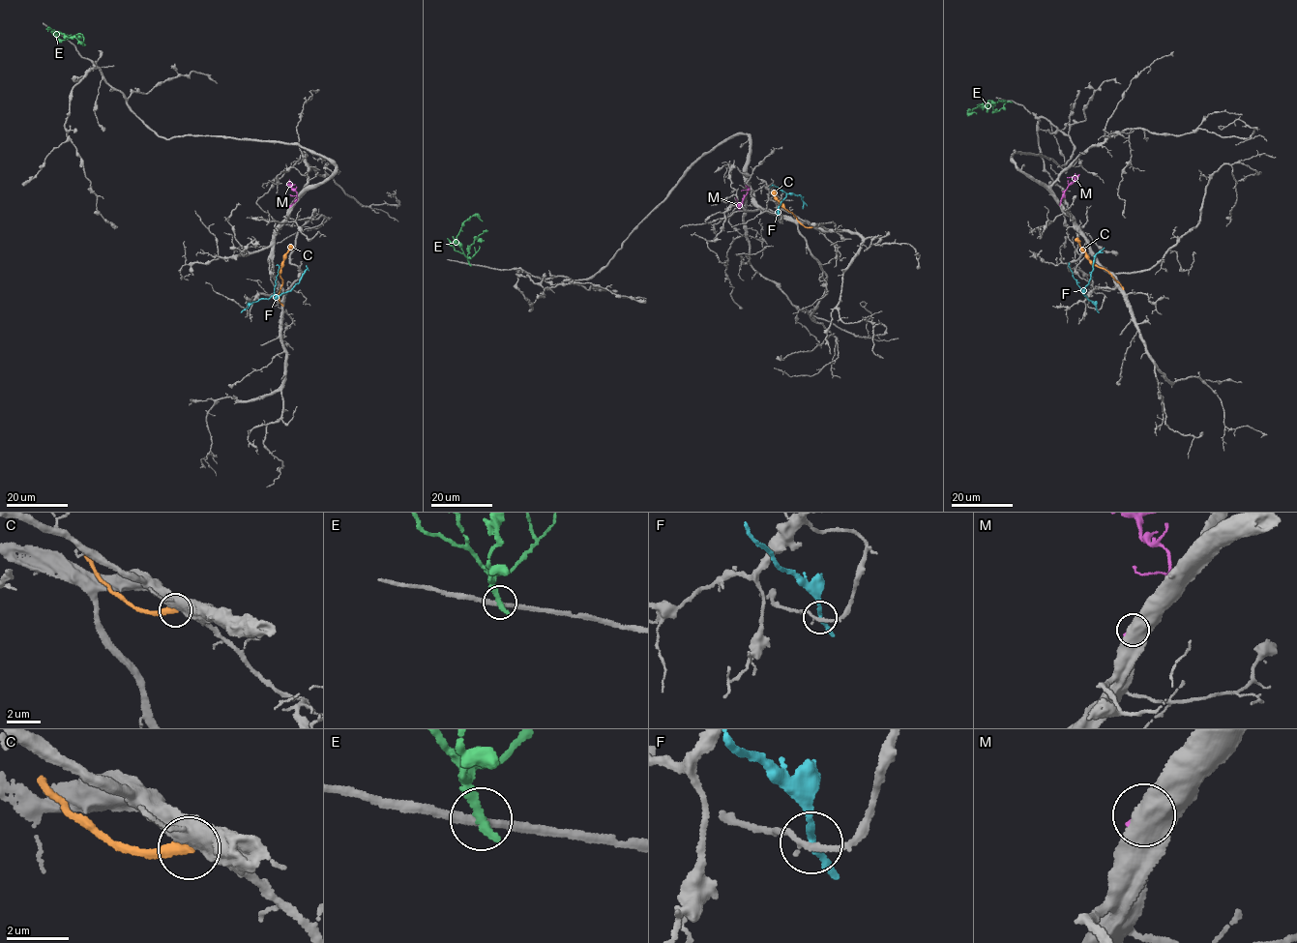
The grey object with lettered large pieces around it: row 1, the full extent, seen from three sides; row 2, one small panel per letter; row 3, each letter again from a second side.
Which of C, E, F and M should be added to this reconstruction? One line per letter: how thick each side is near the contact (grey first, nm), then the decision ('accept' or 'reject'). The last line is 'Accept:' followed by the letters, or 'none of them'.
C: 500 nm thick on the grey side, 320 nm on the other; reject
E: 240 nm thick on the grey side, 320 nm on the other; reject
F: 200 nm thick on the grey side, 200 nm on the other; reject
M: 650 nm thick on the grey side, 300 nm on the other; reject
Accept: none of them

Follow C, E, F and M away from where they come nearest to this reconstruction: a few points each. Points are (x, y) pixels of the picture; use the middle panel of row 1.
C: (812, 227), (801, 223), (784, 208), (774, 191)
E: (469, 263), (456, 236), (462, 223), (473, 216), (483, 221)
F: (778, 215), (780, 202), (787, 193), (803, 197), (802, 209)
M: (747, 186), (743, 201), (738, 203), (735, 198)

